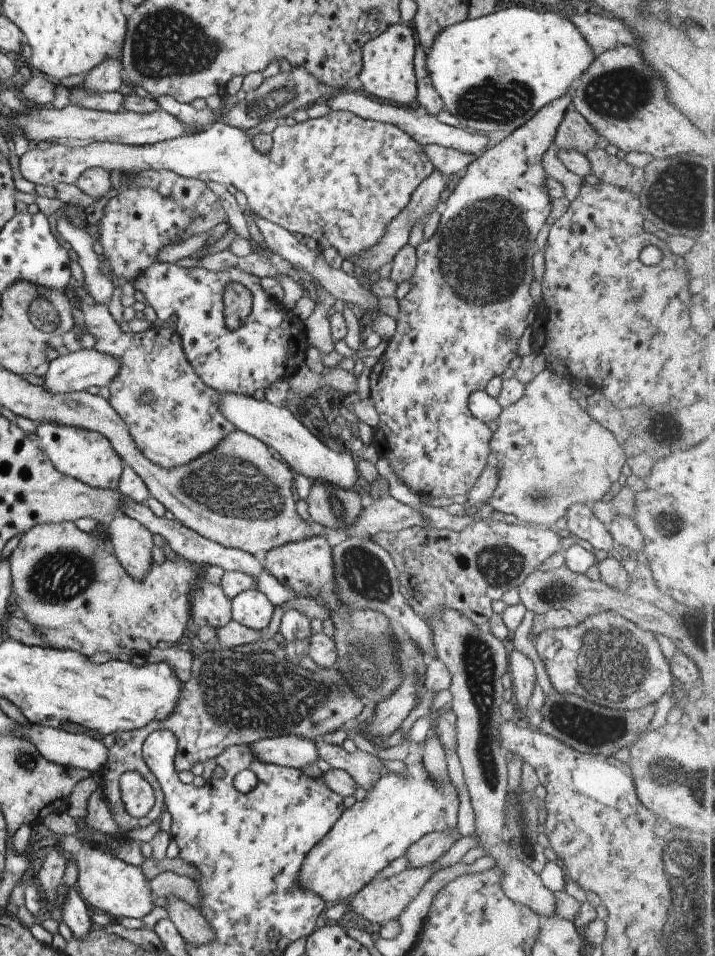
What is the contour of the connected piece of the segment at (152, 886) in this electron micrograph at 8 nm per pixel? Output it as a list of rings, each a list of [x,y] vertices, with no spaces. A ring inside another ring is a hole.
[[[164,871],[150,879],[149,890],[155,898],[175,896],[177,900],[183,900],[189,906],[199,908],[199,896],[201,894],[197,890],[197,882],[187,876]]]

